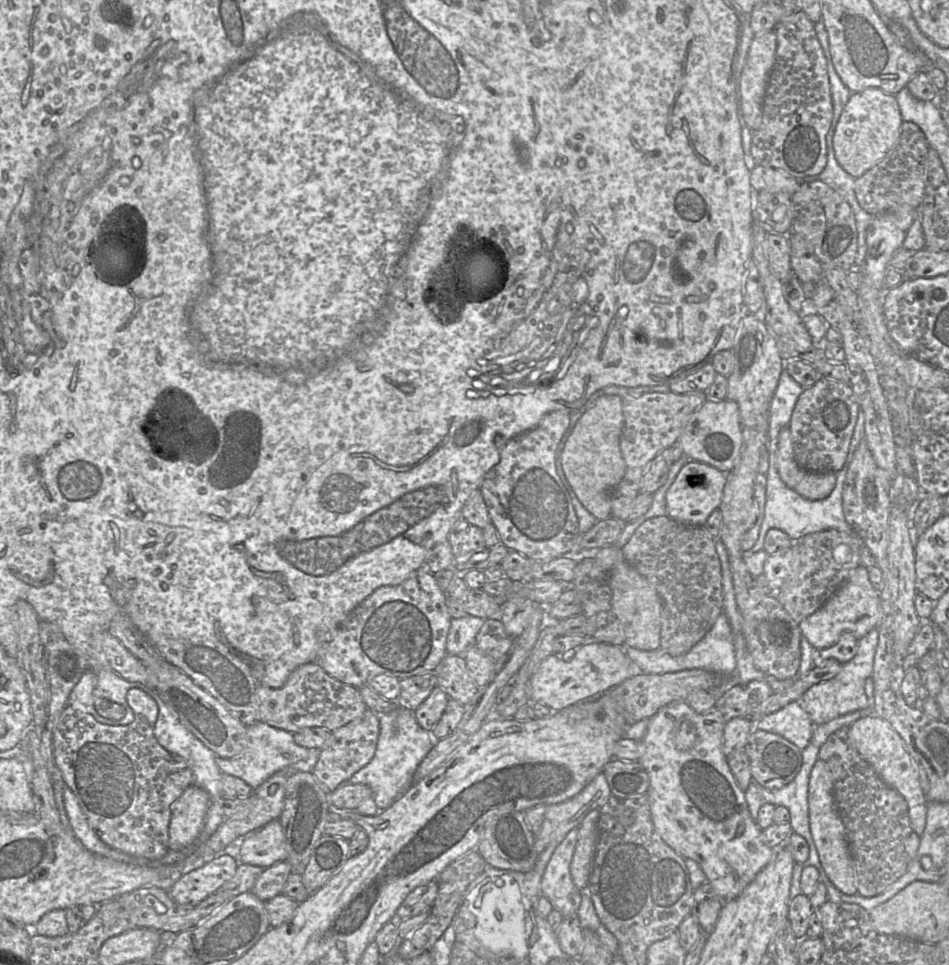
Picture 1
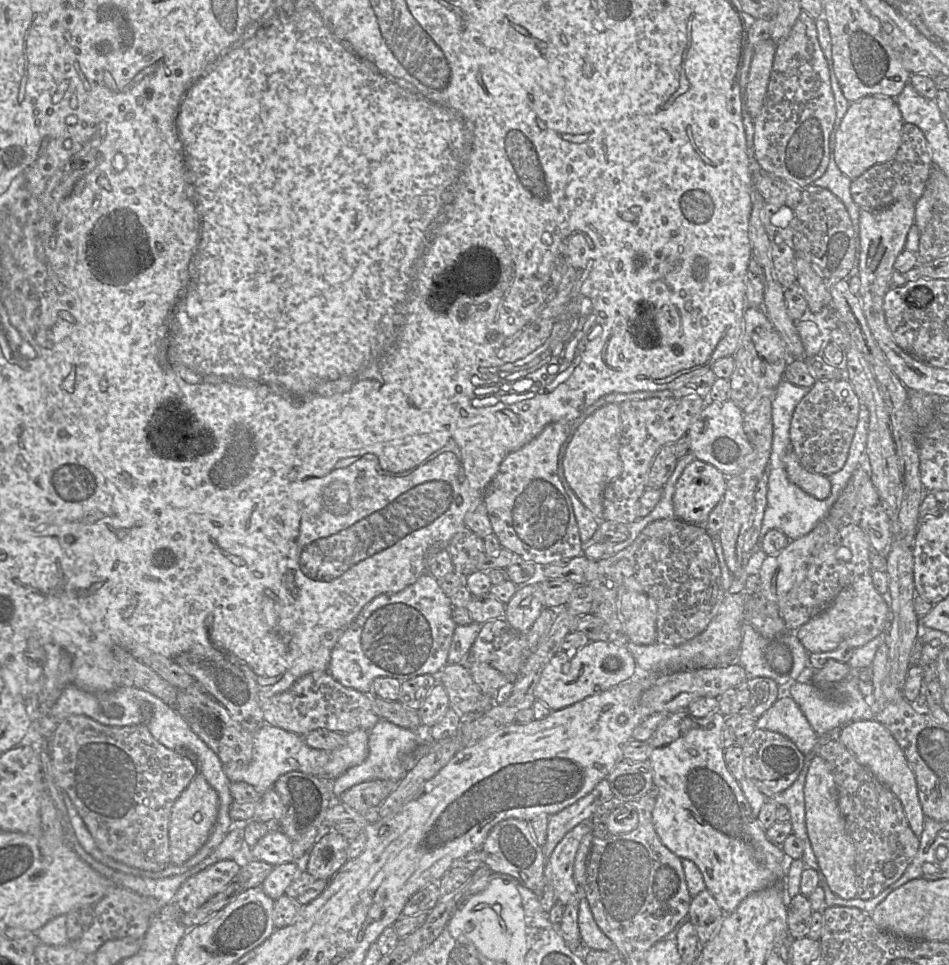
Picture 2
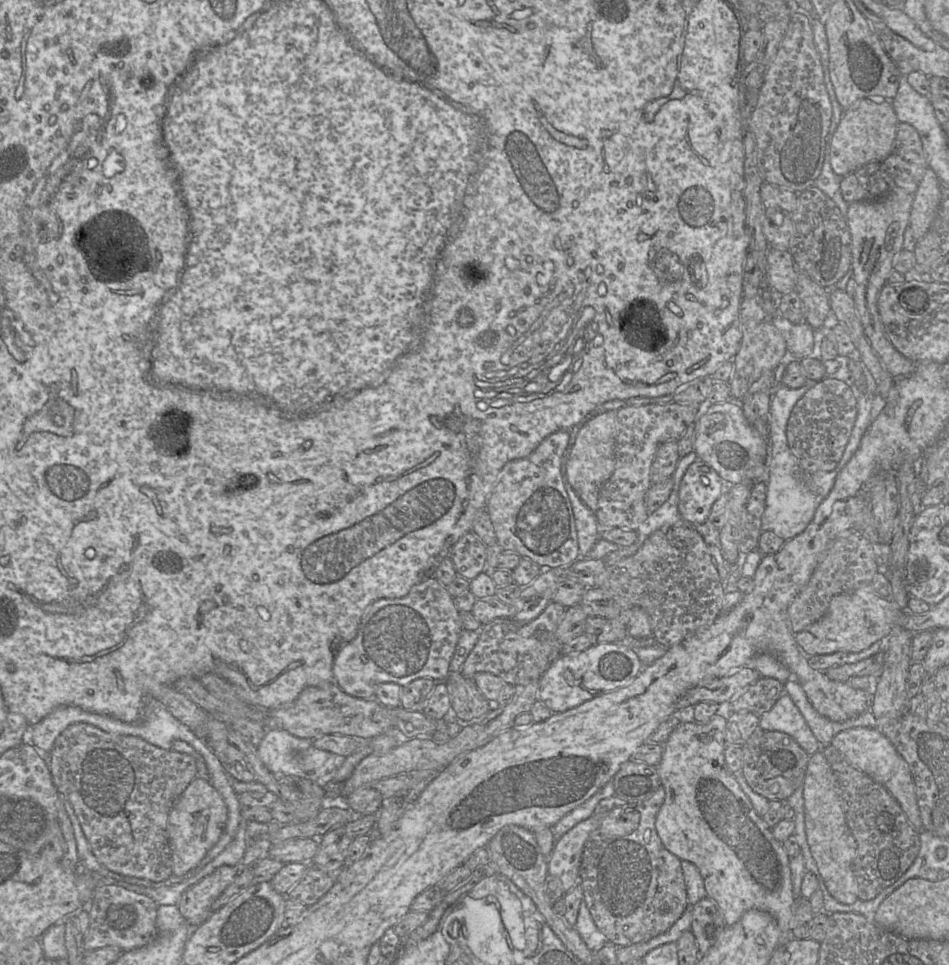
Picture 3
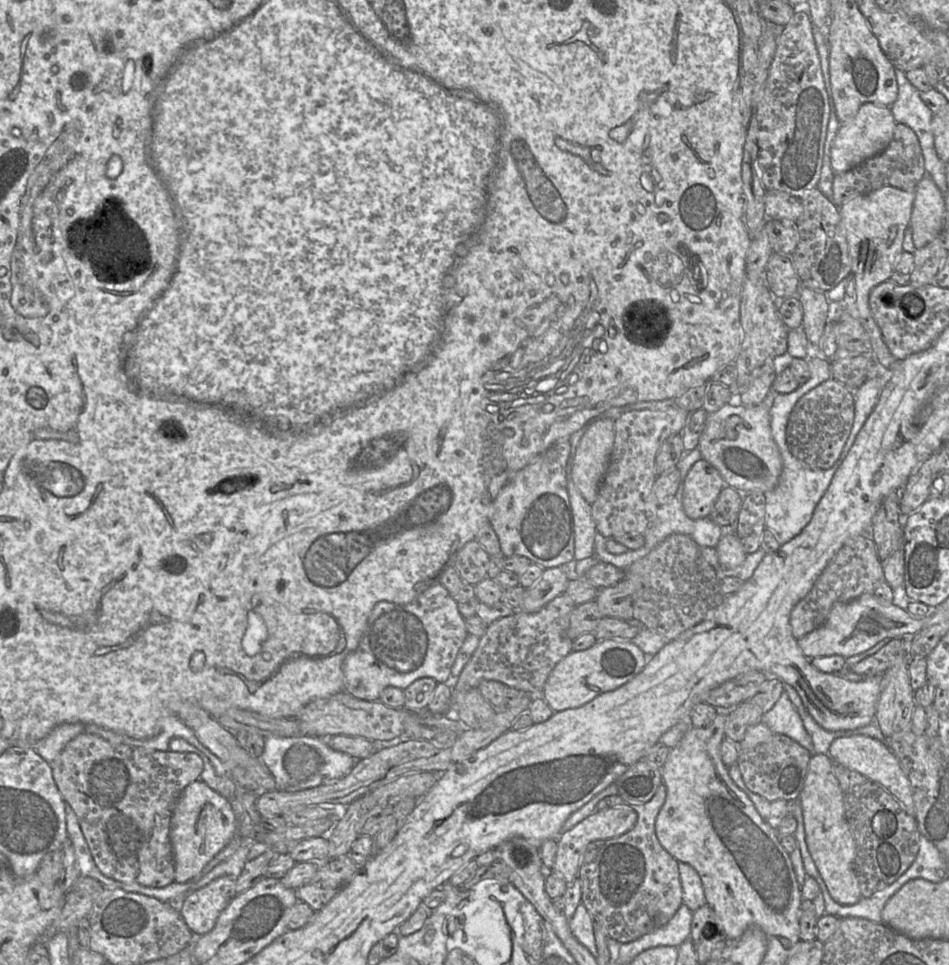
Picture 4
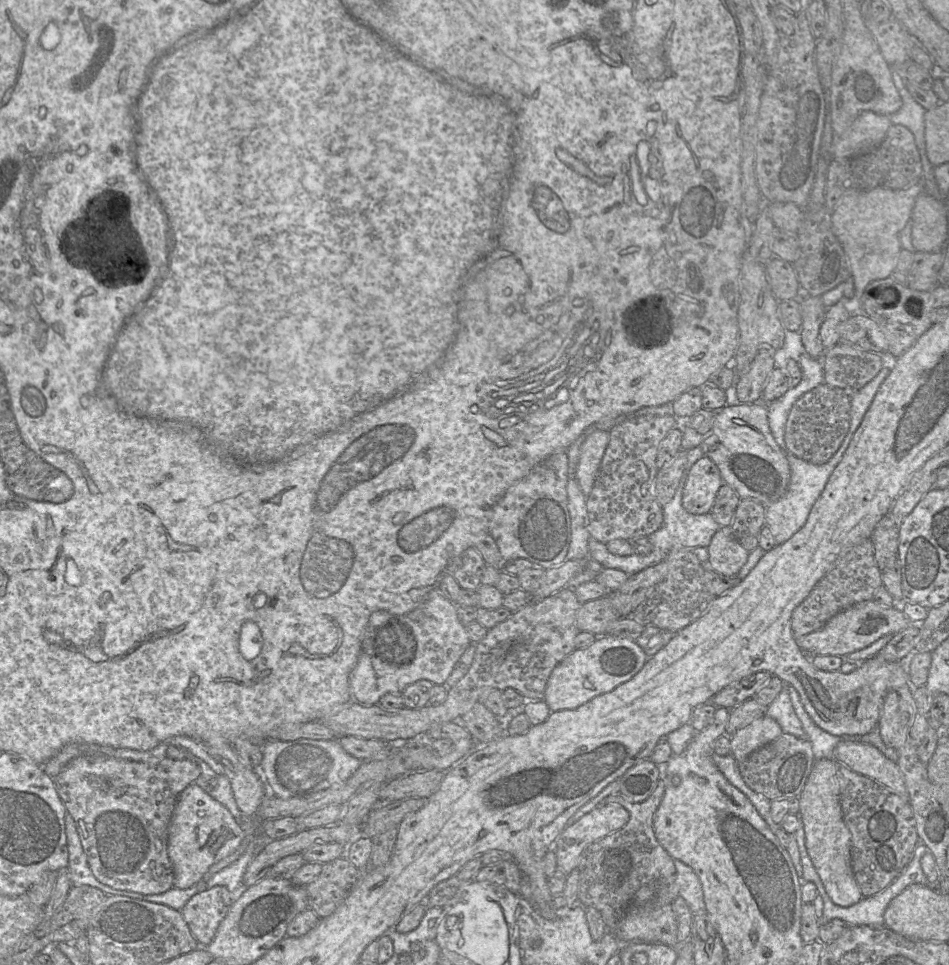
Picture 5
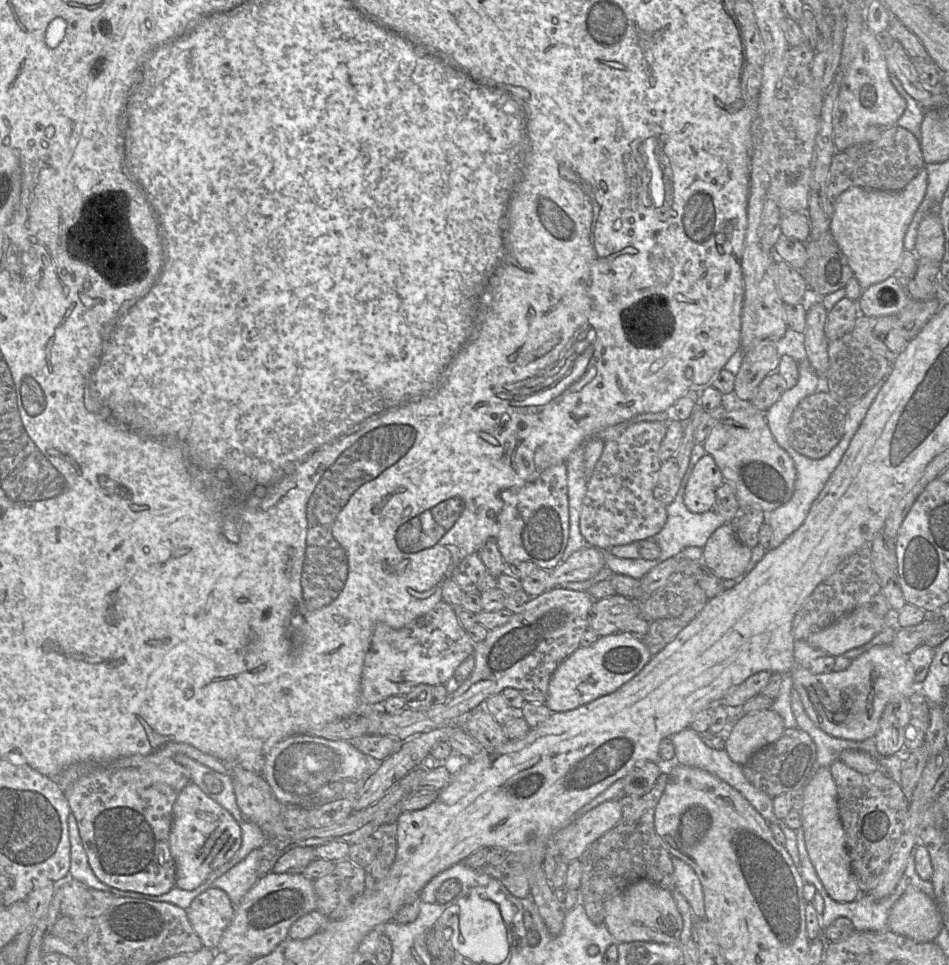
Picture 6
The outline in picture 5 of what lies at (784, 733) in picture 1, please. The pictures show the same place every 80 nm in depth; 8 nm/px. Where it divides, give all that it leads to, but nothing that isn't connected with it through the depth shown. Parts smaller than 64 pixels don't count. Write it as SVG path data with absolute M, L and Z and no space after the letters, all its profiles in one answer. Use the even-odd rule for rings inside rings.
M784 685L780 694L766 708L765 715L774 719L783 733L791 734L799 739L807 739L803 726L792 706L787 685Z

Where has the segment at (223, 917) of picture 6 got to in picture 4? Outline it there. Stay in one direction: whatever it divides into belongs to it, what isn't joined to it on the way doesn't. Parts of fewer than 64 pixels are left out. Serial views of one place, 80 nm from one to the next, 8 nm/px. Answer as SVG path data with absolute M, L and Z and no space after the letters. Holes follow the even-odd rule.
M221 876L181 901L180 914L195 937L210 932L220 913L235 897L235 881Z

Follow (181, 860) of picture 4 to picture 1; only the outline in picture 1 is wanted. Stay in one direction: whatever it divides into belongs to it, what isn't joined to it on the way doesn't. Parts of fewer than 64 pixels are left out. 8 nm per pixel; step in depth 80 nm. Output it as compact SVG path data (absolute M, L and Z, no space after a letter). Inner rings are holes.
M191 784L172 805L169 824L170 850L178 851L200 835L210 805L210 796L203 788Z

